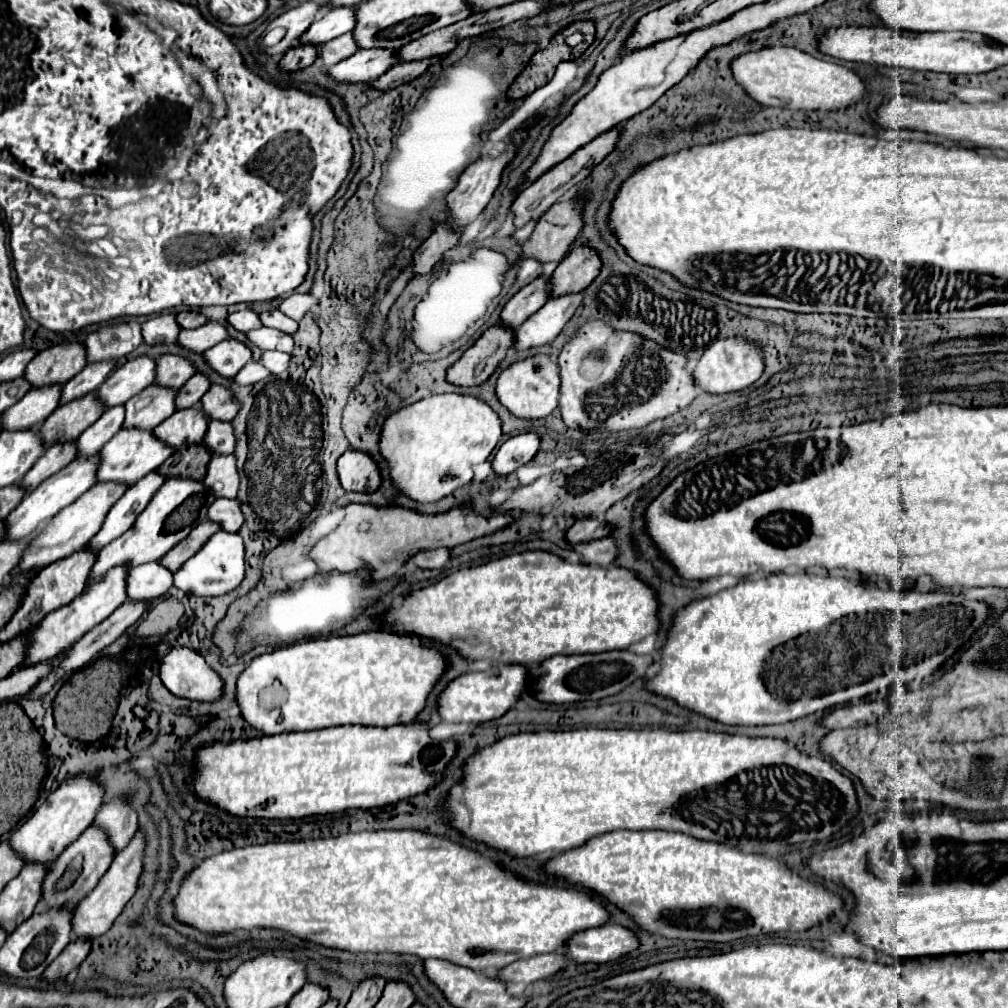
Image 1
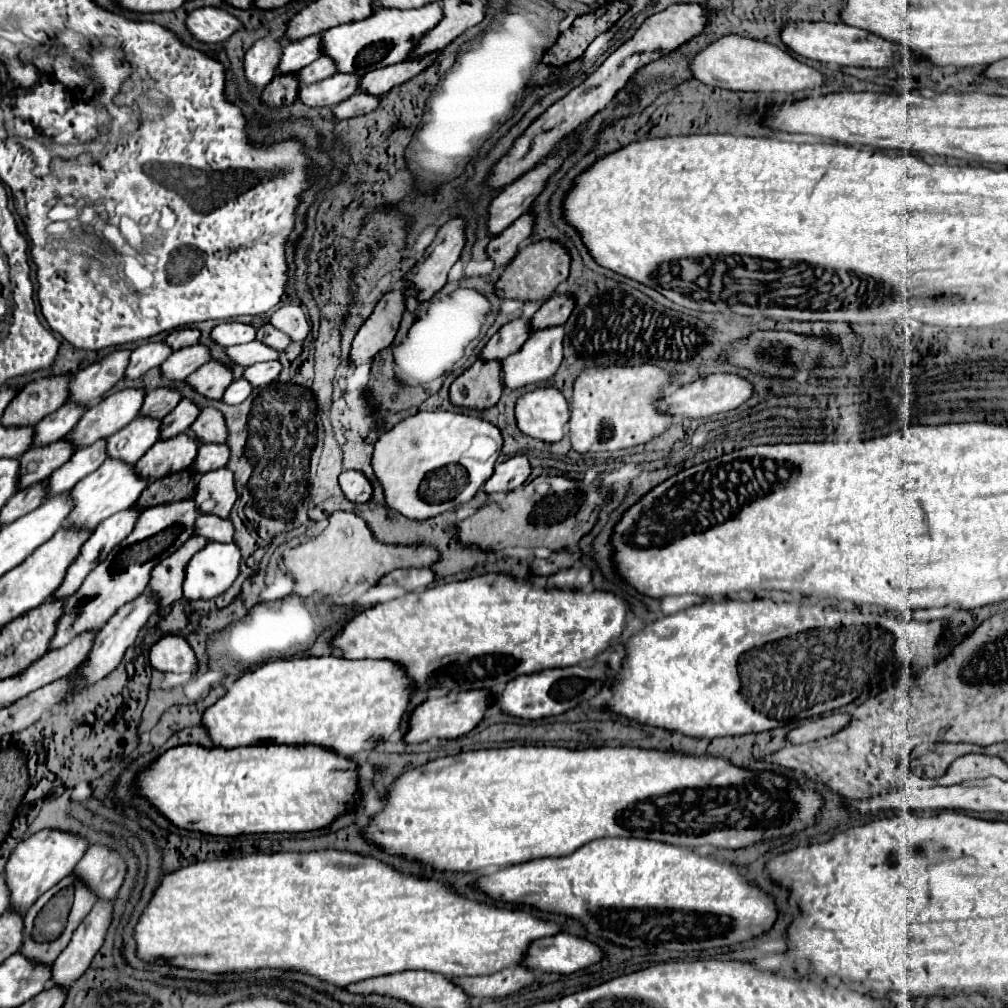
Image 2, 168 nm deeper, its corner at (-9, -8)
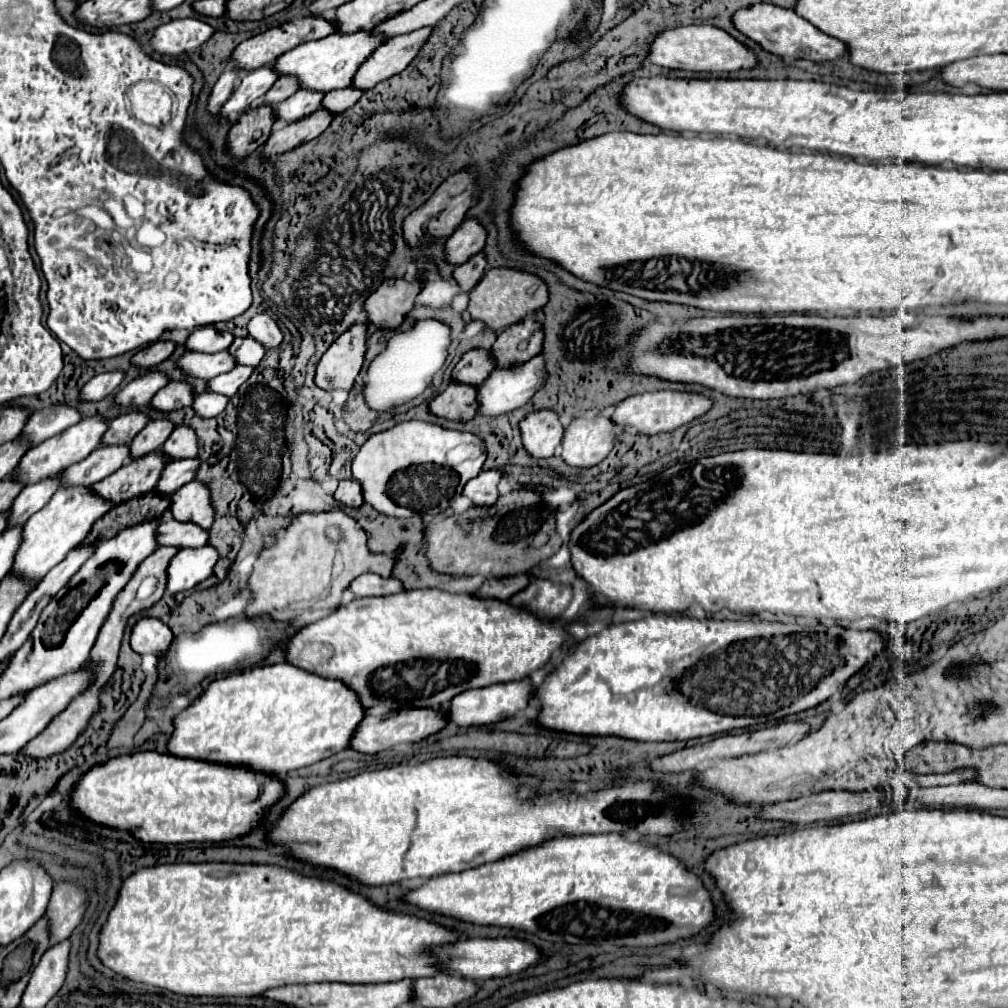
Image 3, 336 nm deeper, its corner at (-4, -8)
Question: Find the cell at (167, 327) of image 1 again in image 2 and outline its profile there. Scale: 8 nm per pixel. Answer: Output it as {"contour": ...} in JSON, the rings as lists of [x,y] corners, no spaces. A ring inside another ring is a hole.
{"contour":[[[145,342],[145,344],[141,344],[139,348],[135,348],[131,352],[131,360],[129,360],[129,366],[127,366],[123,378],[133,380],[133,378],[143,376],[149,368],[165,362],[169,354],[171,354],[171,348],[165,342]]]}

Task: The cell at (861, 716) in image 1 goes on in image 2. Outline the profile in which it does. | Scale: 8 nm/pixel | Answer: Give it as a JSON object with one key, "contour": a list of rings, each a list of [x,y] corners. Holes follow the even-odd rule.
{"contour":[[[831,714],[831,716],[823,716],[817,720],[807,720],[801,726],[793,728],[791,732],[787,732],[785,740],[789,744],[801,744],[801,742],[809,742],[809,740],[819,740],[823,736],[831,736],[835,732],[839,732],[843,726],[849,724],[849,714]]]}

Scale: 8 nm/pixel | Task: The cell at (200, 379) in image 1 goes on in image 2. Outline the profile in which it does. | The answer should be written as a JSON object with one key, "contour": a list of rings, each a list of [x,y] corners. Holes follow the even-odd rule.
{"contour":[[[181,400],[171,410],[171,414],[161,420],[161,438],[159,440],[167,440],[167,438],[187,432],[197,416],[199,416],[199,408],[191,400]]]}

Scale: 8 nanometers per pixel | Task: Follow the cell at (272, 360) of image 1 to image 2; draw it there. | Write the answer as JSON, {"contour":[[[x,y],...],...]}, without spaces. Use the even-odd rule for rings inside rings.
{"contour":[[[259,362],[253,366],[247,366],[243,372],[243,378],[253,386],[253,388],[267,388],[281,372],[279,362]]]}

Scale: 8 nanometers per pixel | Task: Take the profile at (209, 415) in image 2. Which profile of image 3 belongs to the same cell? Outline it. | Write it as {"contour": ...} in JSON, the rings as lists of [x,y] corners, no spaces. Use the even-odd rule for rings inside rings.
{"contour":[[[176,426],[176,430],[164,442],[162,450],[172,460],[196,458],[198,456],[198,434],[190,426]]]}

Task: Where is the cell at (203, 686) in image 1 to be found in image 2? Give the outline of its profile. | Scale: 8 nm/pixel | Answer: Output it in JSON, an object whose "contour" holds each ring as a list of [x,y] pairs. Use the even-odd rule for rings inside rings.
{"contour":[[[165,634],[149,648],[149,662],[161,672],[195,672],[197,658],[185,638]]]}

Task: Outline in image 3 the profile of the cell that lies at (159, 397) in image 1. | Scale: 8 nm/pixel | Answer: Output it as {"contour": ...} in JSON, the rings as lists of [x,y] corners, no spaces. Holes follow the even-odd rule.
{"contour":[[[130,444],[122,446],[100,446],[92,454],[88,454],[84,460],[72,464],[68,470],[64,470],[64,482],[62,486],[74,486],[74,484],[96,484],[100,478],[110,476],[120,466],[128,464],[132,460]]]}

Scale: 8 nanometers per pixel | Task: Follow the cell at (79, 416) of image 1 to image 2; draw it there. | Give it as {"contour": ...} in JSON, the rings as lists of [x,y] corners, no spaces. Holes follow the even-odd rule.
{"contour":[[[53,442],[49,446],[31,448],[21,456],[21,478],[19,478],[19,490],[25,490],[27,486],[33,486],[41,480],[47,480],[59,466],[63,466],[65,460],[71,458],[73,446],[69,442]]]}

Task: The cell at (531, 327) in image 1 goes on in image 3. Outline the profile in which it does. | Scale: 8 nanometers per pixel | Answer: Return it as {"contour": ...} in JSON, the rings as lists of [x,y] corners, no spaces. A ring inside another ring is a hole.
{"contour":[[[538,354],[536,358],[530,358],[528,362],[518,362],[516,366],[494,368],[490,372],[490,376],[486,378],[486,384],[482,384],[478,390],[480,410],[488,416],[512,412],[512,410],[524,406],[540,388],[544,388],[546,380],[548,380],[548,372],[544,370],[544,354]]]}

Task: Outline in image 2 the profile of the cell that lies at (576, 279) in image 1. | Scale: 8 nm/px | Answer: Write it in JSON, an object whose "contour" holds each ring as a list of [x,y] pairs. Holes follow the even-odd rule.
{"contour":[[[569,294],[551,296],[547,302],[541,304],[541,308],[529,320],[531,332],[551,328],[551,326],[561,326],[569,318],[571,310],[573,310],[573,298]]]}

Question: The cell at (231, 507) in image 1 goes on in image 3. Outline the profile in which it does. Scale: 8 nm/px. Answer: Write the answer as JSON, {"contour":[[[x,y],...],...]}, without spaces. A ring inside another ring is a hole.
{"contour":[[[164,514],[164,522],[160,522],[160,544],[176,546],[176,548],[200,548],[208,544],[210,532],[200,528],[194,522],[178,522],[170,514]]]}

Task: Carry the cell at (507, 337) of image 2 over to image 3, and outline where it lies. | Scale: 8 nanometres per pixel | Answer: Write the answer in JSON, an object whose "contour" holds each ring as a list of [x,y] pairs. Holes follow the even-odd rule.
{"contour":[[[474,348],[462,356],[462,360],[454,366],[452,378],[464,384],[480,386],[484,378],[496,368],[496,360],[492,358],[490,350]]]}

